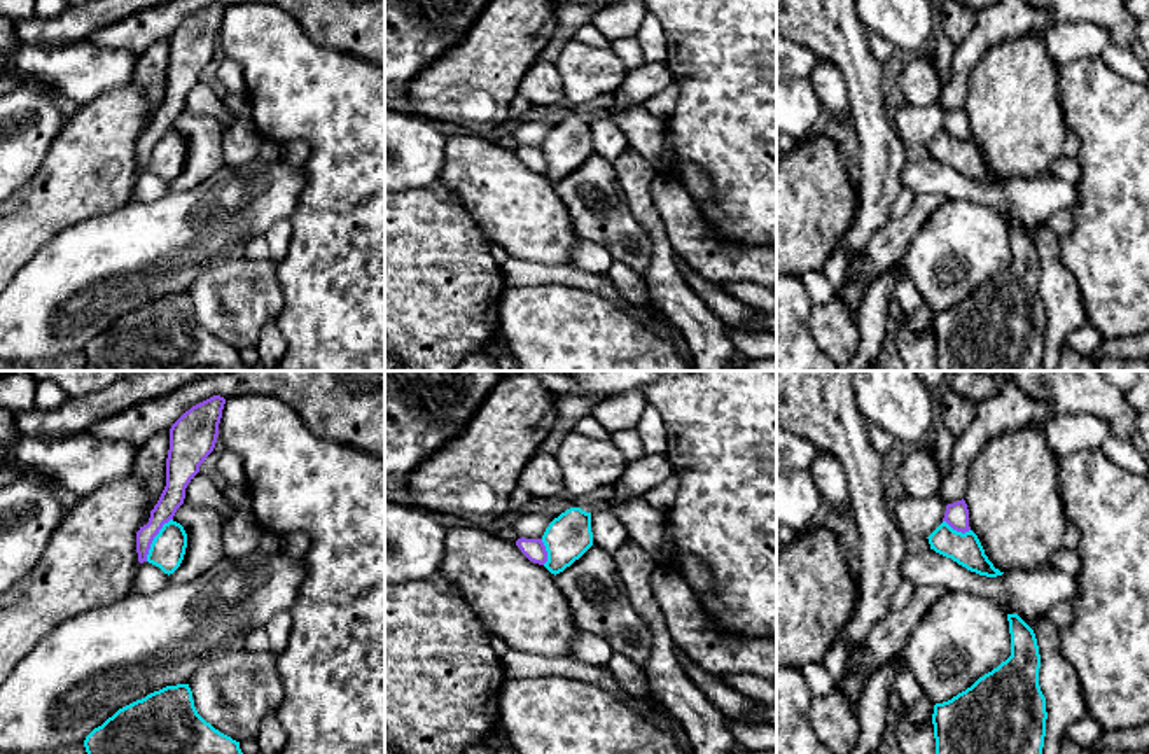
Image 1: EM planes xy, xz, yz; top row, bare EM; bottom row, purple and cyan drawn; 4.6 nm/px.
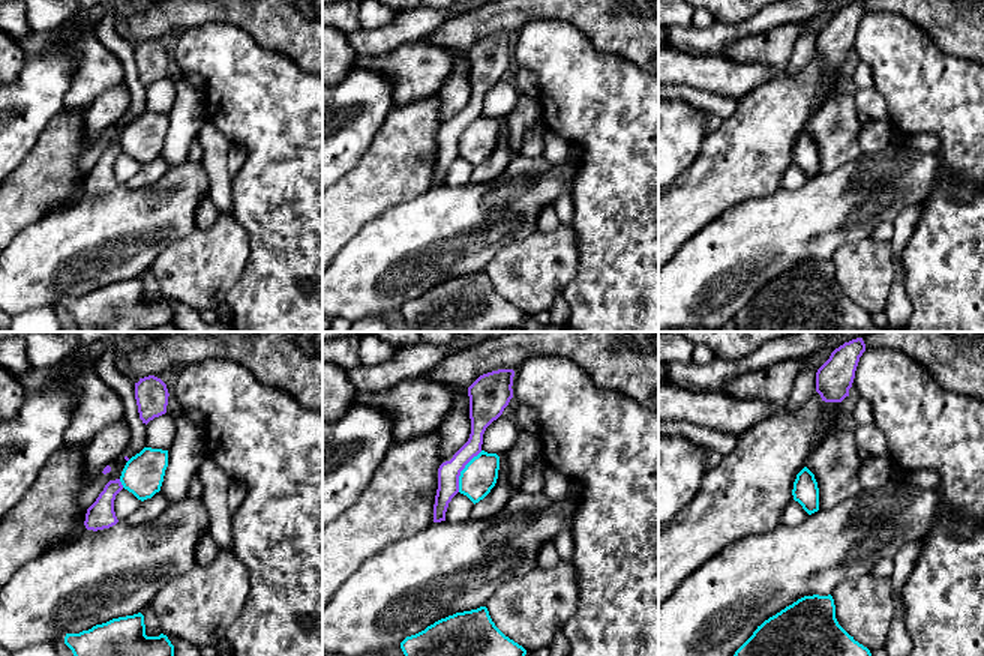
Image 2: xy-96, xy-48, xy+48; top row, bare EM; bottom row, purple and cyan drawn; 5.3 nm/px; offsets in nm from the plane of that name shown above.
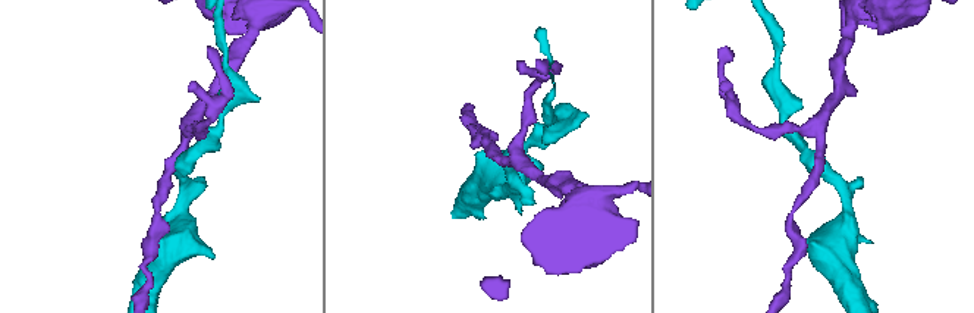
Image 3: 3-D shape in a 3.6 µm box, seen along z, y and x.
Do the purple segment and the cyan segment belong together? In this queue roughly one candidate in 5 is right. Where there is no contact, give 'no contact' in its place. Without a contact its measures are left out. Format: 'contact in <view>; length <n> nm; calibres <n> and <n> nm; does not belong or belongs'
contact in xy; length 240 nm; calibres 110 and 160 nm; does not belong

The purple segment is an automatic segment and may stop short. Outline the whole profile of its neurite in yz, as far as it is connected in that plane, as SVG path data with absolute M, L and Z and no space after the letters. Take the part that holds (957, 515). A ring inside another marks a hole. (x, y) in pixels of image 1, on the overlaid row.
M962 499L958 502L948 504L943 521L946 521L957 532L969 532L969 509L965 500Z

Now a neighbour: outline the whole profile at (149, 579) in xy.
M143 562L135 574L133 591L152 595L163 590L168 584L168 574L164 574L159 567Z

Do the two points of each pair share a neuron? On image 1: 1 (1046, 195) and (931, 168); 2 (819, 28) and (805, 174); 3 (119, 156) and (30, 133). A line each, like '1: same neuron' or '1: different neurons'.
1: same neuron
2: different neurons
3: different neurons

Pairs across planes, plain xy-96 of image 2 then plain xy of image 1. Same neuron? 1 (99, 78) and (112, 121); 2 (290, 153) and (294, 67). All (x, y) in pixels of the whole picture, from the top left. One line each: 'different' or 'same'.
1: different
2: same

